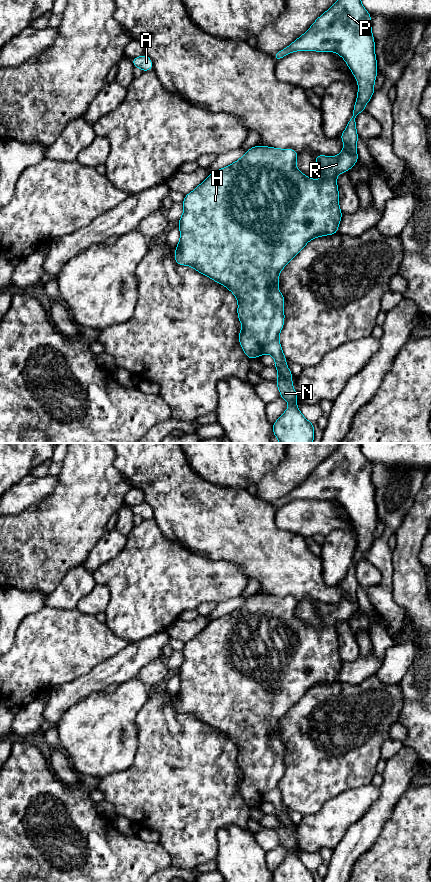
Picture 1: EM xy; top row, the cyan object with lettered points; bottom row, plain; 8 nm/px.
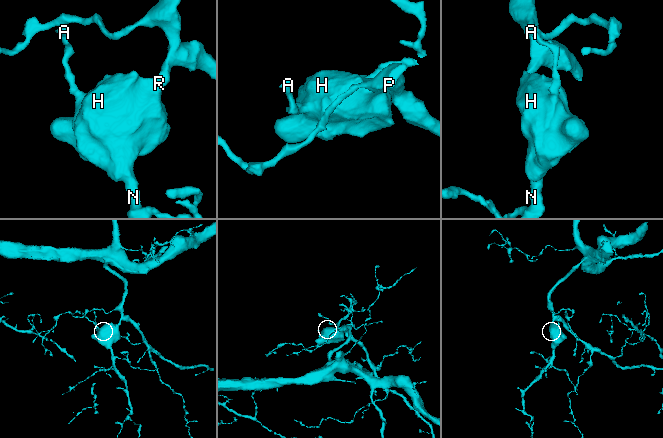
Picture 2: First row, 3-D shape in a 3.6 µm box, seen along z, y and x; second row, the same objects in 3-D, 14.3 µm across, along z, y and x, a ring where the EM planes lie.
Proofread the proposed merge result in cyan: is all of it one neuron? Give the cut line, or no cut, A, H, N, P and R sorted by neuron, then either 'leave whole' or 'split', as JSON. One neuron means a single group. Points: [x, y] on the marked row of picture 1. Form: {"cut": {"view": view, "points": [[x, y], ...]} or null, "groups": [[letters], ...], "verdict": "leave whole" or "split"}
{"cut": null, "groups": [["A", "H", "N", "P", "R"]], "verdict": "leave whole"}

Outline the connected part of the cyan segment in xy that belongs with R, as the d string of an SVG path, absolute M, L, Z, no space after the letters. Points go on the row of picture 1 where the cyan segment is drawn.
M337 0L327 11L318 17L310 28L286 48L273 54L277 62L295 51L336 52L341 56L353 73L358 84L357 99L352 116L346 129L340 135L345 144L338 156L324 156L318 154L314 162L322 173L320 180L314 180L301 173L297 167L298 152L292 148L279 149L256 145L237 161L224 168L212 172L192 192L185 195L182 205L184 211L178 221L180 240L176 245L174 261L178 265L191 266L197 272L209 277L230 290L238 301L237 315L242 330L238 334L243 352L249 360L270 354L274 357L274 367L278 371L276 385L280 397L290 406L272 424L273 434L280 443L313 443L314 425L308 421L296 406L298 397L292 385L293 375L286 365L279 333L284 326L285 299L278 290L279 273L306 246L317 237L338 233L343 213L339 207L339 190L337 175L348 172L359 160L357 154L358 133L356 130L356 116L365 112L365 105L371 100L375 90L377 60L375 54L375 40L372 35L371 14L365 10L361 0Z

